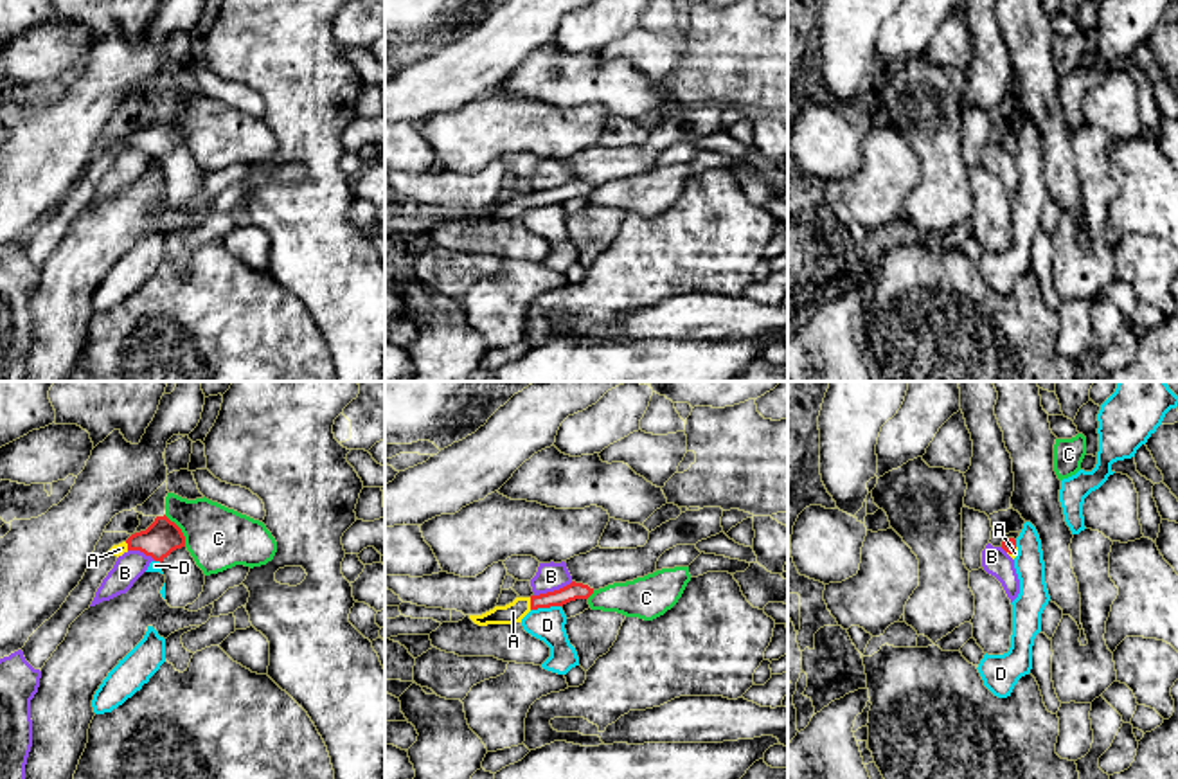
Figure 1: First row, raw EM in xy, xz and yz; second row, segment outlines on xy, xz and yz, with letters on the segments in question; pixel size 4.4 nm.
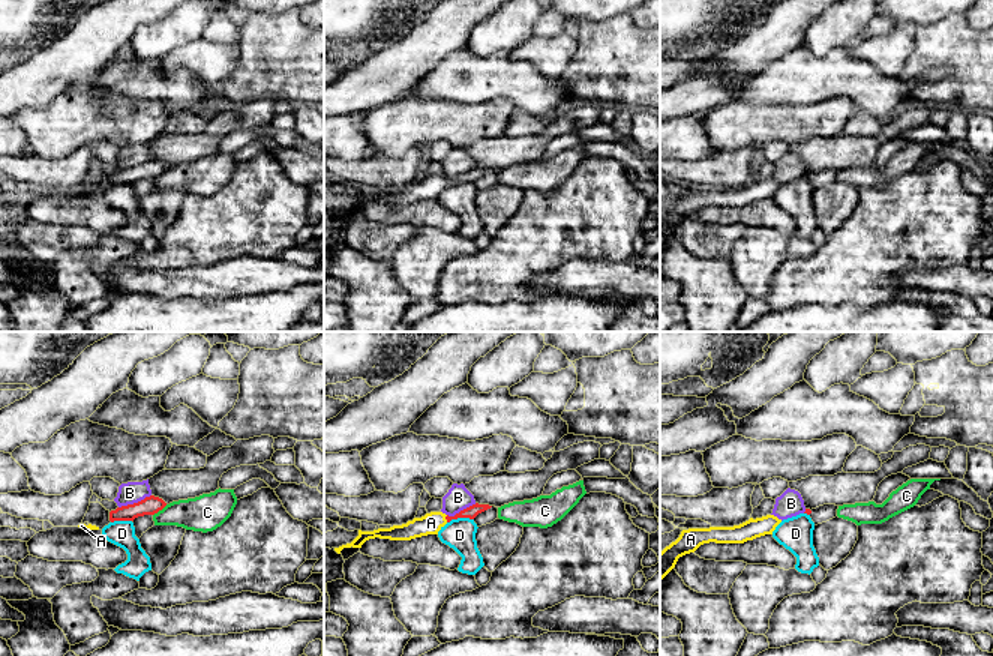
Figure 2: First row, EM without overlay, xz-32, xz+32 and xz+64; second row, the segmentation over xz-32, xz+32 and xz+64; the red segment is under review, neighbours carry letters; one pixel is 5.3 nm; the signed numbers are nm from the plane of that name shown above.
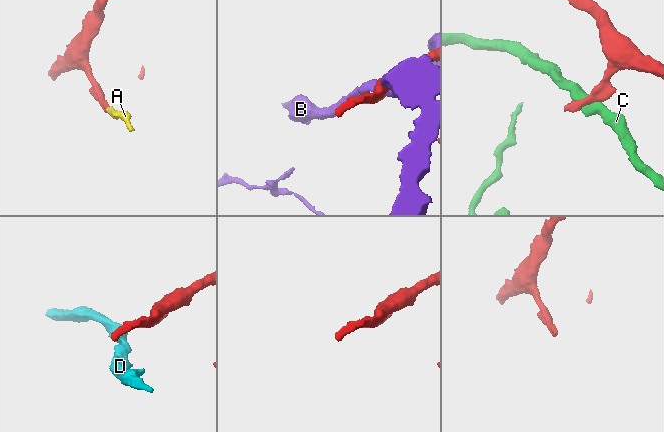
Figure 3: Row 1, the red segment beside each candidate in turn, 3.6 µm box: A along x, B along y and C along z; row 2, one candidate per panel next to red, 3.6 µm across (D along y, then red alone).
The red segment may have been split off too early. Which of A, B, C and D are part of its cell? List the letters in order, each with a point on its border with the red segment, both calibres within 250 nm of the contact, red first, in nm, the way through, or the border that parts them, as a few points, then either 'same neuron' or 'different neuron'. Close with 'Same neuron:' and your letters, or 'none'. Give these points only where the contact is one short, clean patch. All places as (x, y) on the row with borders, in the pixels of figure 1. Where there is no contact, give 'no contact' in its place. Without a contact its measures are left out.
A: meets red in xz at (531, 603); 80 nm thick on the red side, 90 nm on the other; runs through xz (574, 590), (560, 598), (531, 603), (513, 612); same neuron
B: meets red in xz at (554, 590); 80 nm thick on the red side, 130 nm on the other; different neuron
C: meets red in xy at (180, 529); 160 nm thick on the red side, 280 nm on the other; different neuron
D: meets red in xz at (545, 607); 80 nm thick on the red side, 150 nm on the other; border along xz (560, 605), (531, 610); different neuron
Same neuron: A

